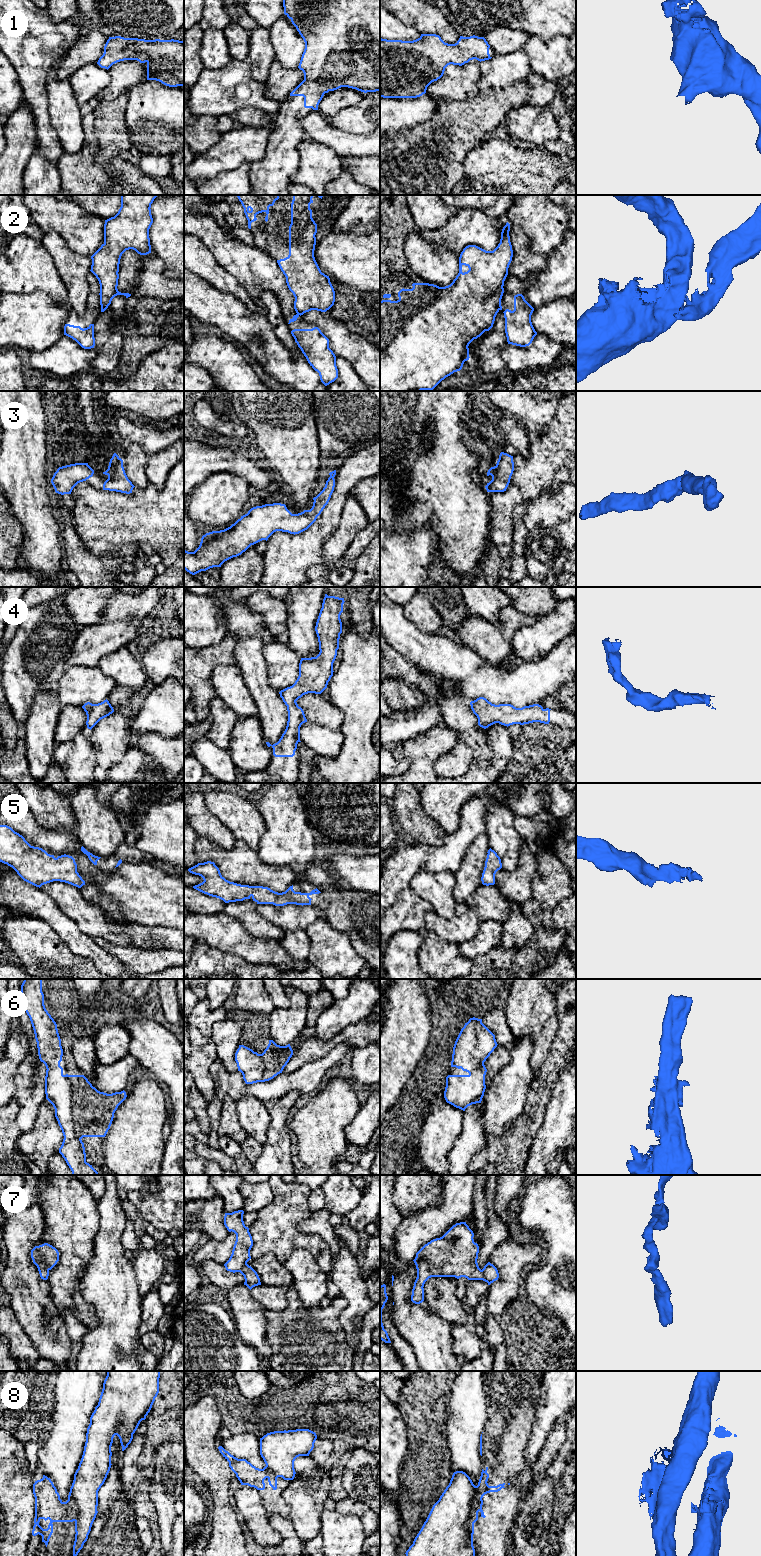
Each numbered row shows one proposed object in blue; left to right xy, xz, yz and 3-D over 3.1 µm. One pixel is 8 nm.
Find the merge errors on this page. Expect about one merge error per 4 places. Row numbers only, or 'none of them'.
2, 8

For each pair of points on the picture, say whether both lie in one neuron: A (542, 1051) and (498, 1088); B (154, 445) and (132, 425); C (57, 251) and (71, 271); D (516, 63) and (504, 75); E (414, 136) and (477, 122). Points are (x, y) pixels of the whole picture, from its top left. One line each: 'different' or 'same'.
A: different
B: same
C: same
D: same
E: same

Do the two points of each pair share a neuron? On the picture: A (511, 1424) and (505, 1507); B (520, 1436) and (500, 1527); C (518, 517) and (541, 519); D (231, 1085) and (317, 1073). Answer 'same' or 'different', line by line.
A: same
B: same
C: different
D: same

